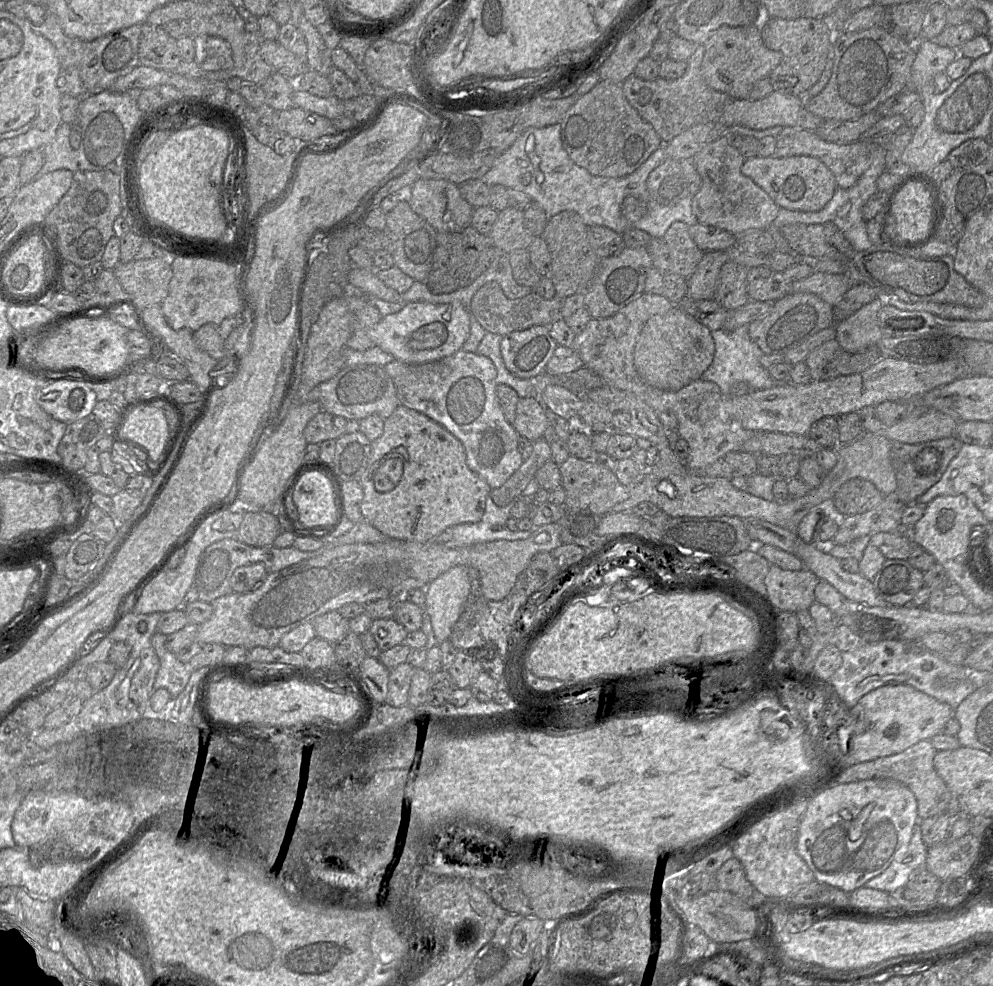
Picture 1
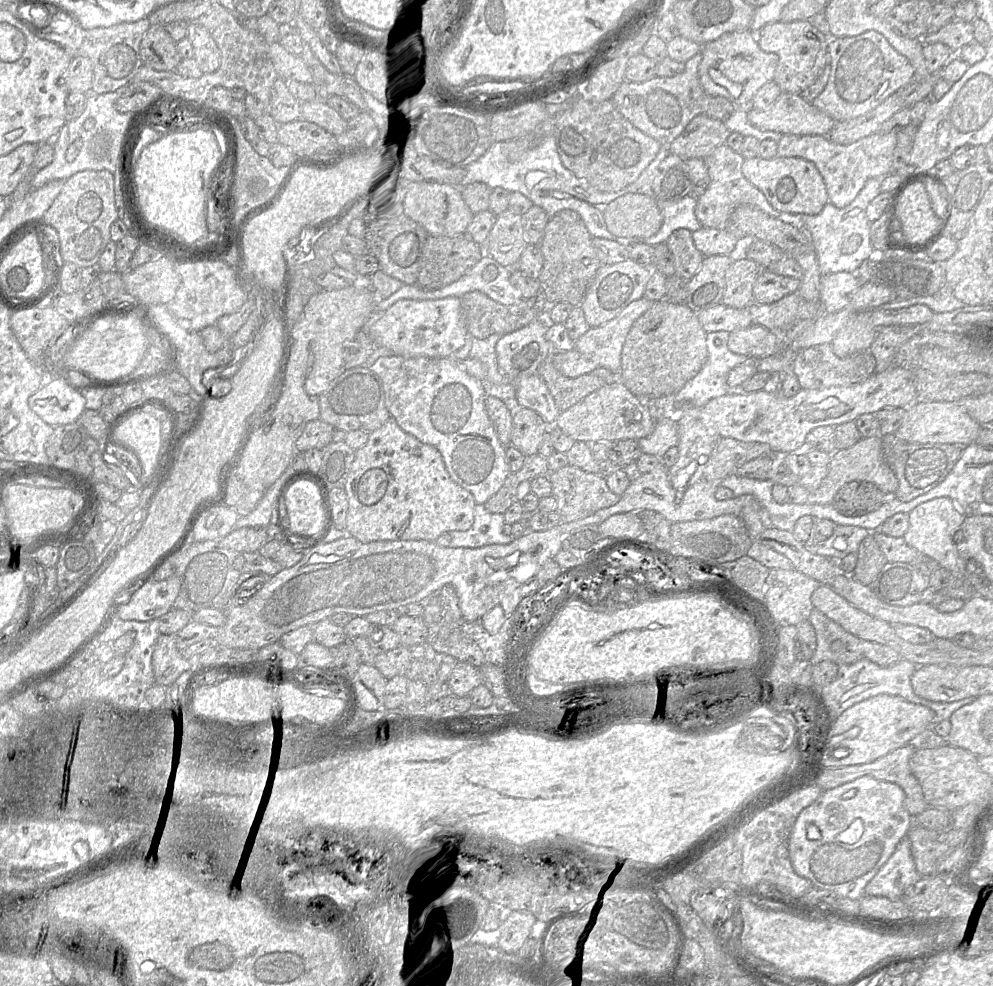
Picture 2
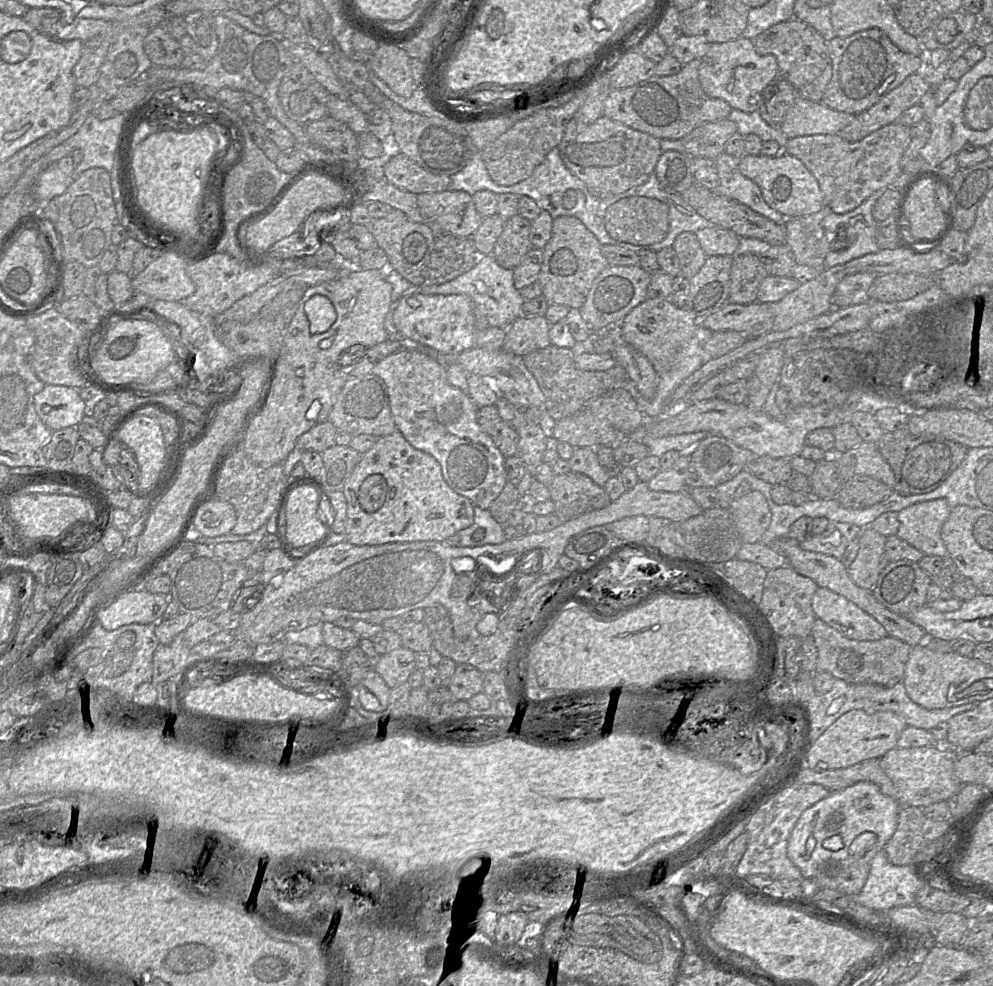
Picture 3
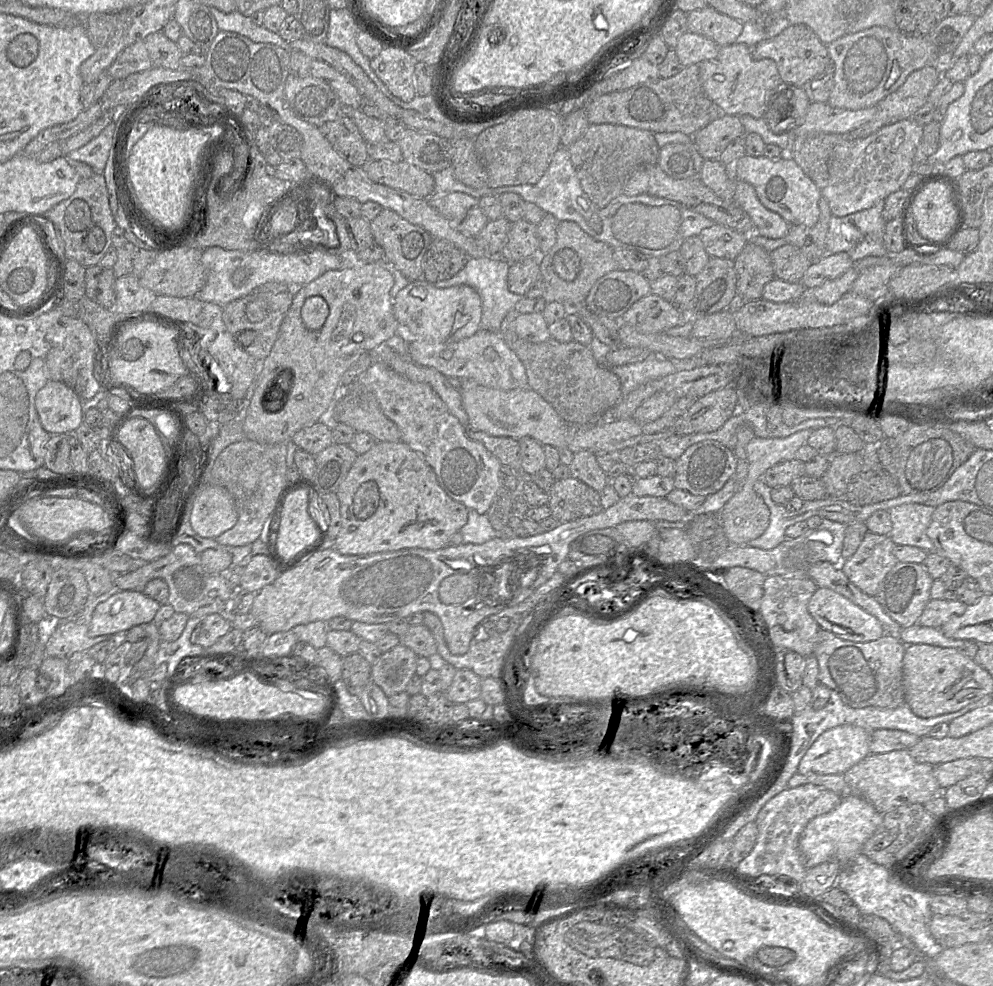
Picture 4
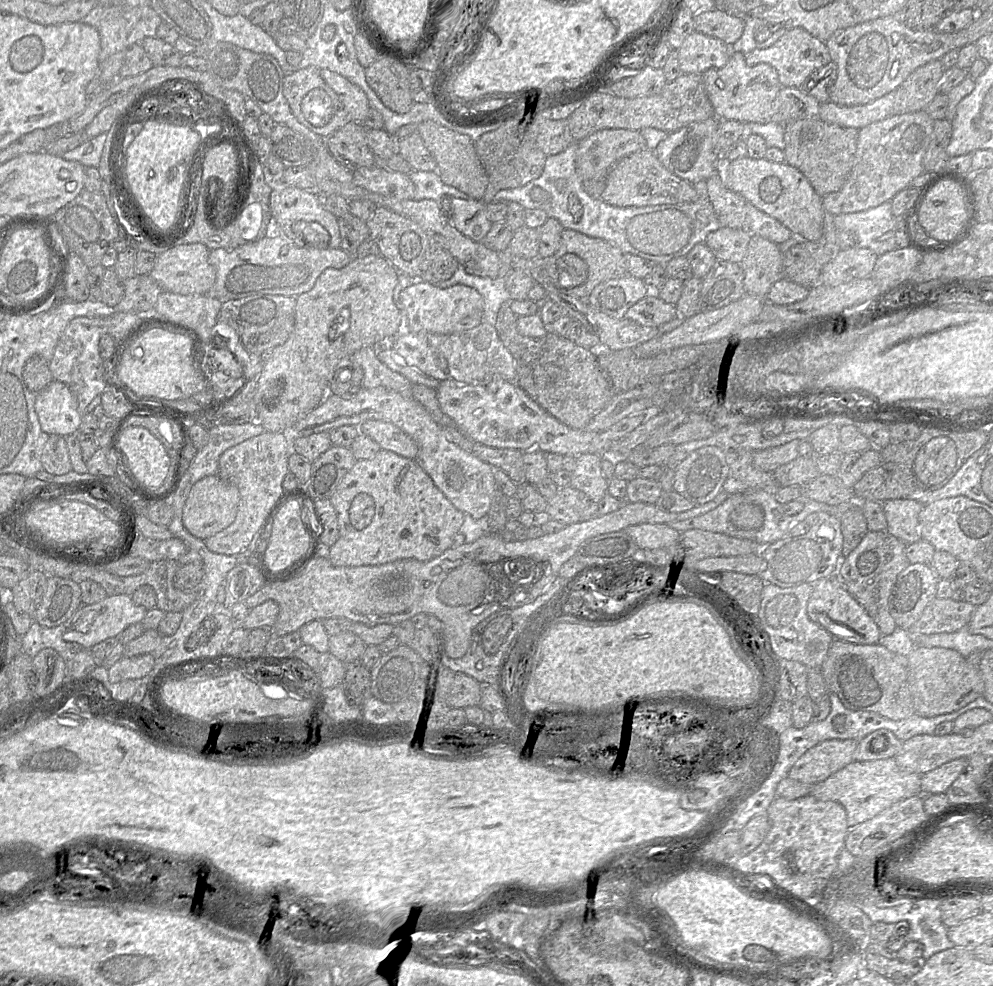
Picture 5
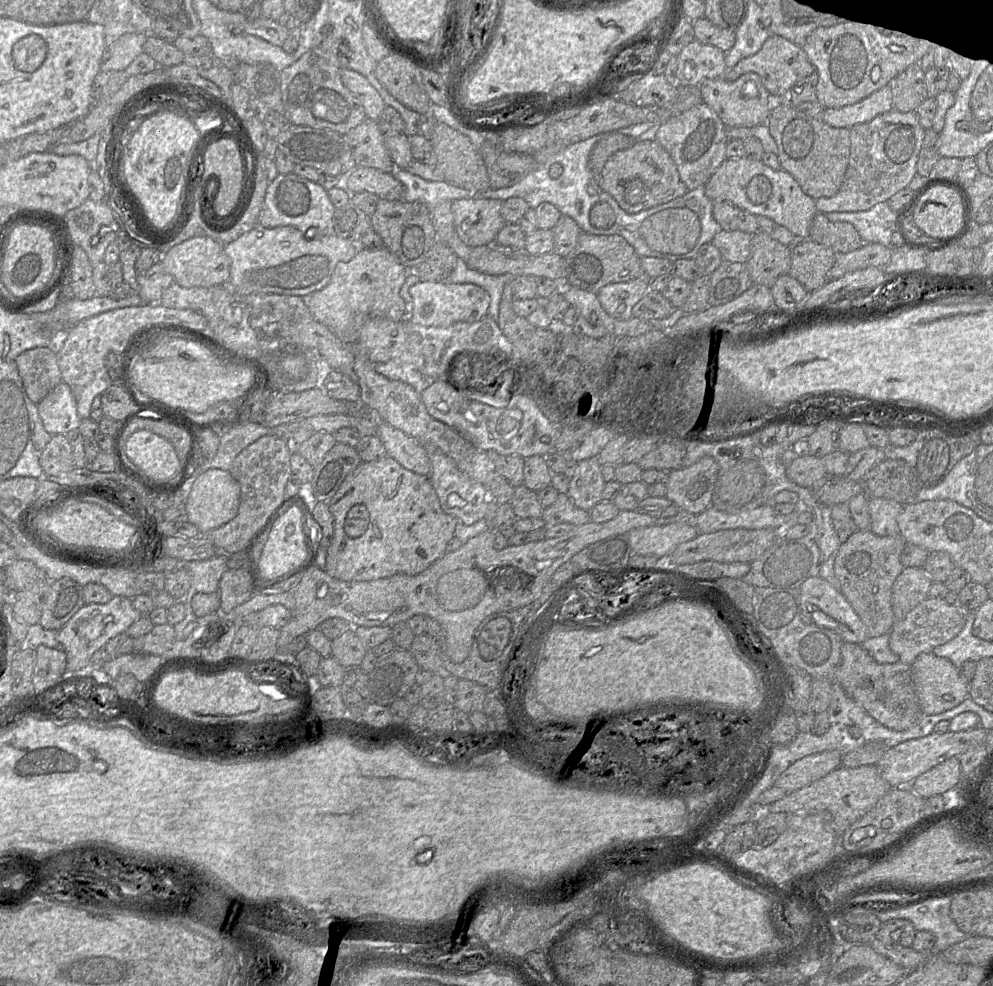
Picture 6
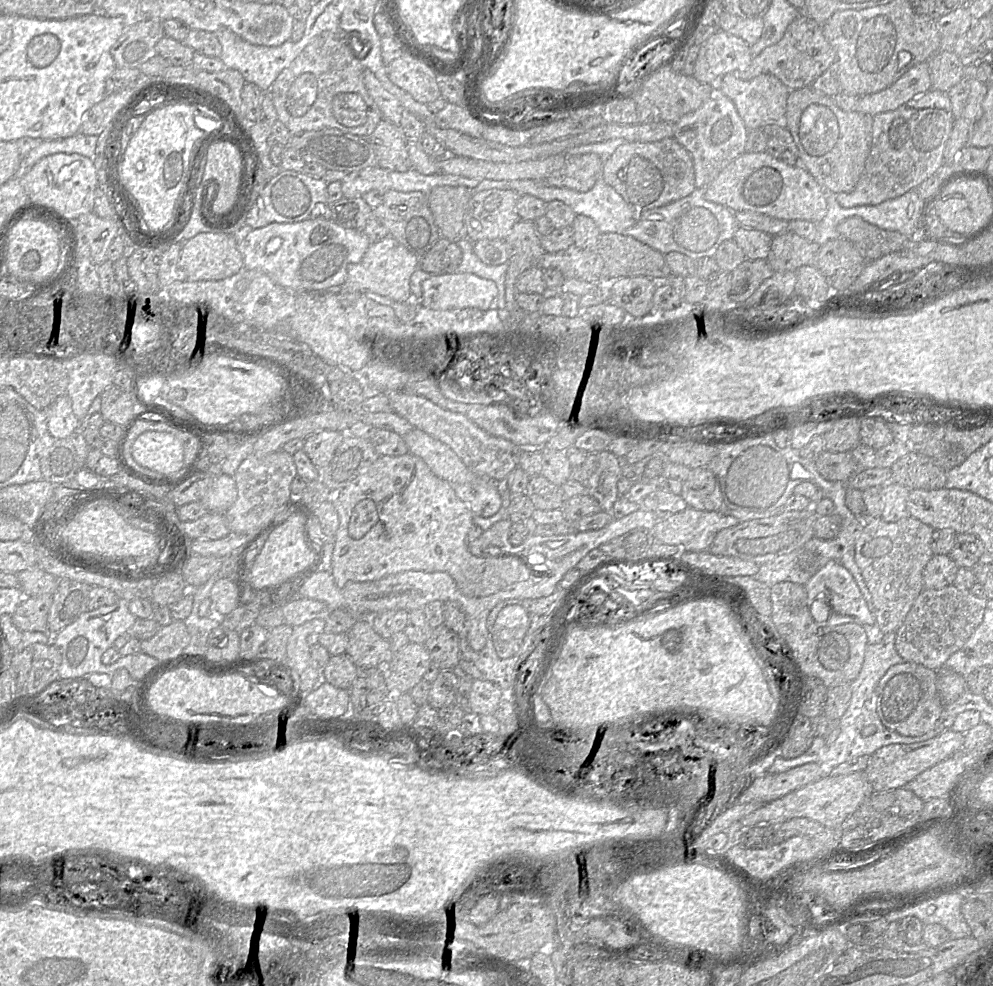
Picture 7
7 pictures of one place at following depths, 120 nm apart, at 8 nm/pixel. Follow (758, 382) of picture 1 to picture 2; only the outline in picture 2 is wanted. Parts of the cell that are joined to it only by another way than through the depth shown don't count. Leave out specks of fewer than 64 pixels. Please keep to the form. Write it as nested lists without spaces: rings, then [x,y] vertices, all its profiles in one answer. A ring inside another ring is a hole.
[[[727,331],[706,333],[708,358],[698,374],[689,380],[681,390],[673,394],[675,396],[675,409],[681,407],[681,405],[693,405],[702,408],[713,398],[733,394],[735,392],[742,392],[741,389],[734,389],[730,387],[727,384],[727,378],[730,371],[739,364],[745,362],[748,357],[729,350],[727,347],[729,335],[730,332]],[[715,339],[720,340],[720,345],[716,345],[714,343]]]

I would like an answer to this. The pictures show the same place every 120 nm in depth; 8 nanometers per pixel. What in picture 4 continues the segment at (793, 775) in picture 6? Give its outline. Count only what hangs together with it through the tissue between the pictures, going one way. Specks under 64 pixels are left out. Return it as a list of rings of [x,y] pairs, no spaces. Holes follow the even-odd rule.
[[[840,725],[822,733],[798,765],[798,773],[844,774],[870,754],[870,733],[855,725]]]

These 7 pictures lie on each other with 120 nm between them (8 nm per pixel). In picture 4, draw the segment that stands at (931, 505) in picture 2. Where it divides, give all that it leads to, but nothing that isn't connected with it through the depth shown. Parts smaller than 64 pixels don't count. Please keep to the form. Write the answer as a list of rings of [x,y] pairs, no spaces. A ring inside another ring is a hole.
[[[918,503],[902,504],[891,508],[888,511],[892,522],[889,536],[894,544],[915,546],[928,553],[935,551],[927,535],[934,508]]]

